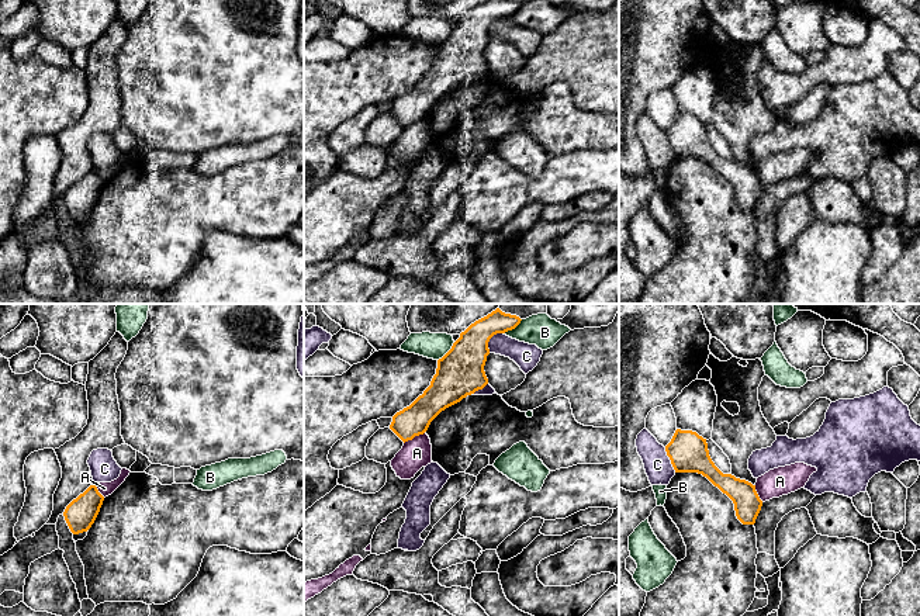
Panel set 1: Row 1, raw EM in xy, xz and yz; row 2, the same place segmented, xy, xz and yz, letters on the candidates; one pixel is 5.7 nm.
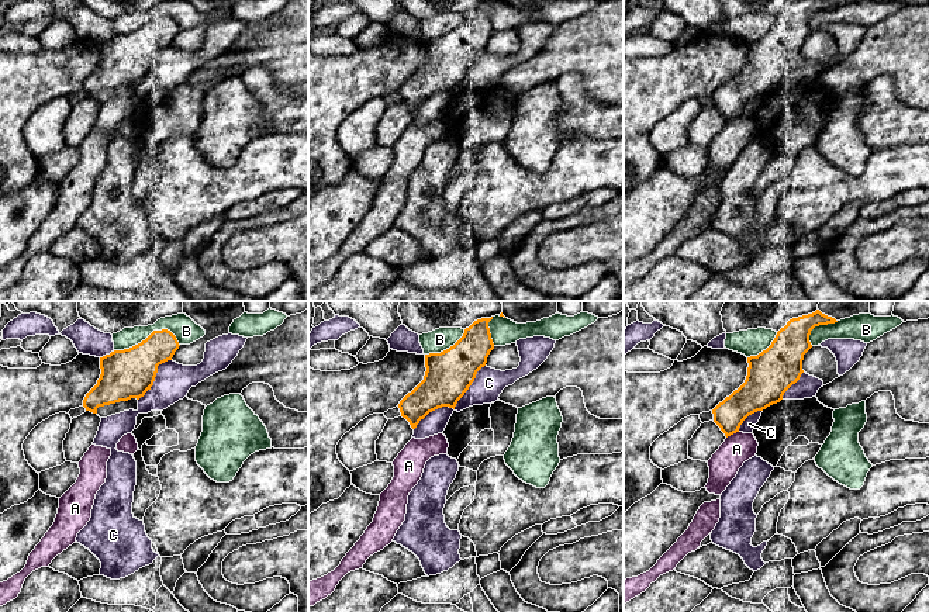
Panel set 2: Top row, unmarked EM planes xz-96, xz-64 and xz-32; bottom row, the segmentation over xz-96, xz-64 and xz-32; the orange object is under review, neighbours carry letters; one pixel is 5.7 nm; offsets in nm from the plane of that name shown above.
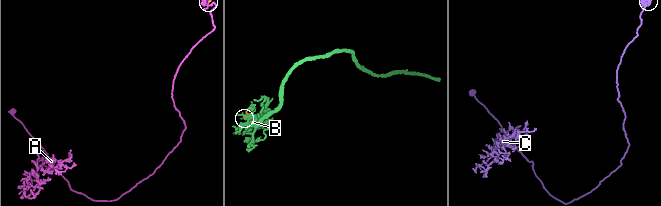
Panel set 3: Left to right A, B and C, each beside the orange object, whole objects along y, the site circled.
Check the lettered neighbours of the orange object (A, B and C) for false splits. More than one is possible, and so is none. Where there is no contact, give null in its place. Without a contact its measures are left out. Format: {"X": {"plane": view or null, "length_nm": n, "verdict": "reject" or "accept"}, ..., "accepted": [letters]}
{"A": {"plane": "xz", "length_nm": 140, "verdict": "reject"}, "B": {"plane": "xz", "length_nm": 140, "verdict": "reject"}, "C": {"plane": "xz", "length_nm": 150, "verdict": "reject"}, "accepted": []}

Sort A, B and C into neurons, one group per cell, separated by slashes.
A / B / C

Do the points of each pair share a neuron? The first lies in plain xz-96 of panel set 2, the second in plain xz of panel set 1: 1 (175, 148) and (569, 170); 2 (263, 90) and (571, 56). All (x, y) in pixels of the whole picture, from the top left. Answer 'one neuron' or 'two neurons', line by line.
1: one neuron
2: two neurons

